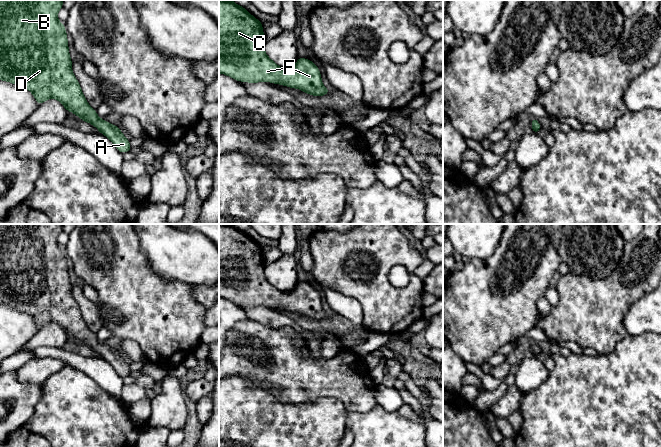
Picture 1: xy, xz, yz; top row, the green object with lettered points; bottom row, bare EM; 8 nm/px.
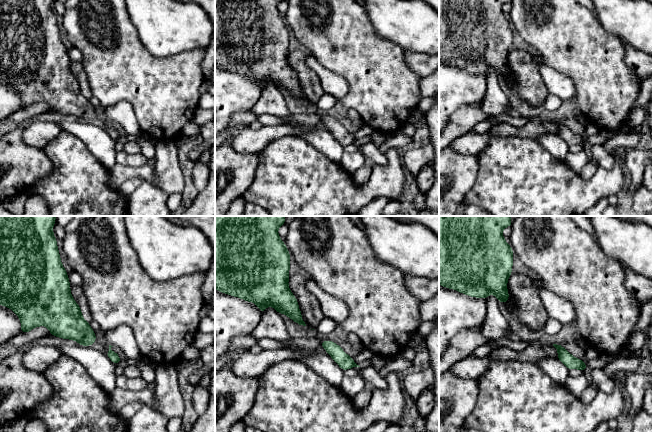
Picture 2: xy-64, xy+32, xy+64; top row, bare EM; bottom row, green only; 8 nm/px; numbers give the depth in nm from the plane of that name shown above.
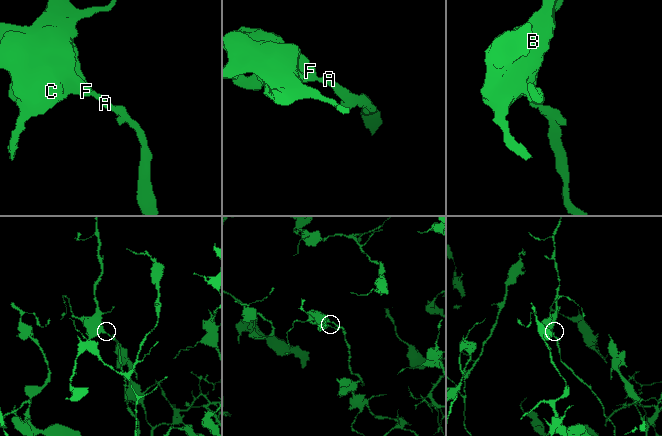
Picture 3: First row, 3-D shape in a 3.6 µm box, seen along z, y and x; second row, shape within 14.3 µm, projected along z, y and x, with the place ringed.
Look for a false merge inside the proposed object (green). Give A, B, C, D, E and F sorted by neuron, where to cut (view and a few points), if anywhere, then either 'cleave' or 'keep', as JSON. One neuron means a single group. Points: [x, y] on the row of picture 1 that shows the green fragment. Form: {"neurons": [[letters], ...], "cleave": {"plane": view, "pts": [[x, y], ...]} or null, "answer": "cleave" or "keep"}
{"neurons": [["A", "B", "C", "D", "E", "F"]], "cleave": null, "answer": "keep"}

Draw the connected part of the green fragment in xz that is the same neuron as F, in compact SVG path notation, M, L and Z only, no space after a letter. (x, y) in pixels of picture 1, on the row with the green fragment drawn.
M219 0L219 73L241 82L272 82L316 97L329 94L330 89L324 87L319 68L312 61L299 57L293 67L281 68L265 53L264 41L262 22L232 0Z

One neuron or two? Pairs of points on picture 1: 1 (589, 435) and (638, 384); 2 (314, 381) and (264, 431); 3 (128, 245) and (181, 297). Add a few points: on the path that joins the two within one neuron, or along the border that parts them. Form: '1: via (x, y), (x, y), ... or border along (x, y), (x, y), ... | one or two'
1: via (602, 422), (627, 397) | one
2: border along (270, 393), (285, 402), (305, 403), (314, 401) | two
3: via (130, 262), (164, 296) | one

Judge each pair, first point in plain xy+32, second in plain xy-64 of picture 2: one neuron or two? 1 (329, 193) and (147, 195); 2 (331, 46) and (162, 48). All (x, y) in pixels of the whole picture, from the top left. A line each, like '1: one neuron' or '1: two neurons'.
1: two neurons
2: two neurons

